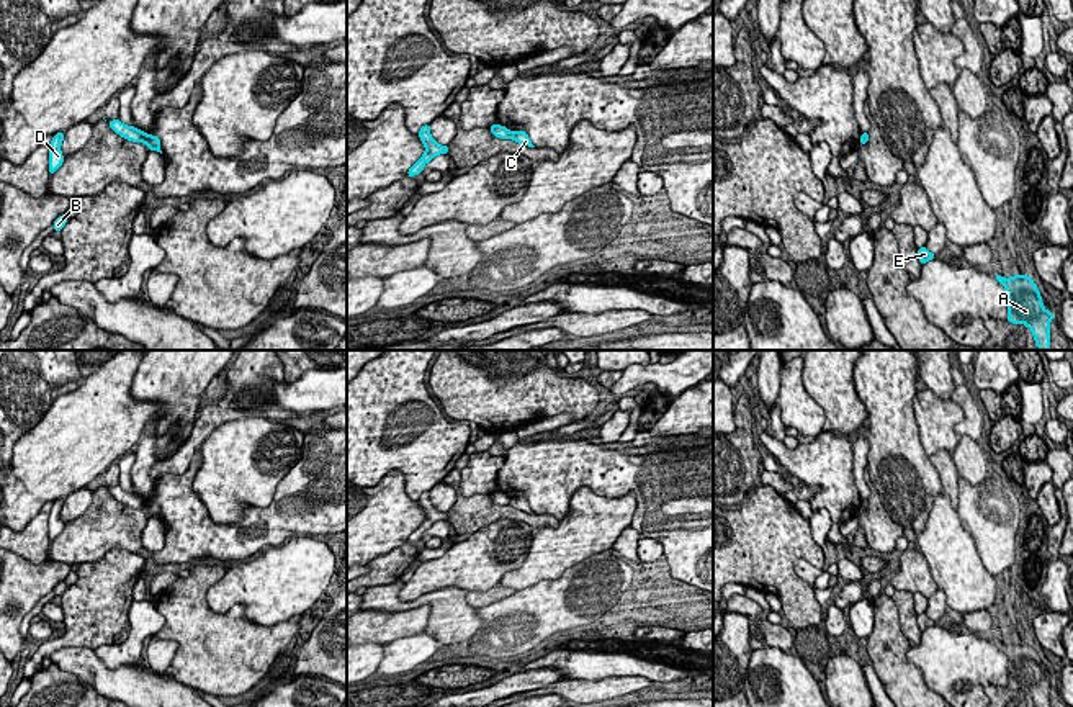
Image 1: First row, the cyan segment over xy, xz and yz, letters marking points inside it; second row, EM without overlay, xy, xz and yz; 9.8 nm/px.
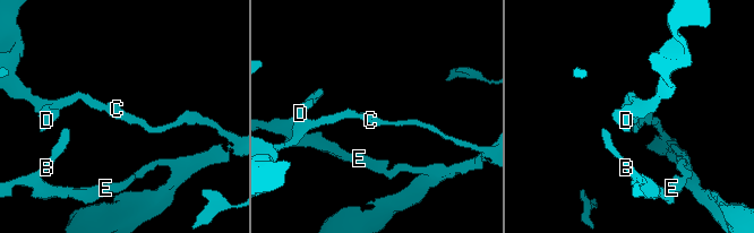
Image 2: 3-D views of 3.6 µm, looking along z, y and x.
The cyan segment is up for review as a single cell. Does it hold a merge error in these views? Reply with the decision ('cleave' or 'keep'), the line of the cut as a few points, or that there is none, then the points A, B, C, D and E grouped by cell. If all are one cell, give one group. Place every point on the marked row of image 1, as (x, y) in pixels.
cleave; cut in xy along (144, 135), (141, 141); A B C E / D

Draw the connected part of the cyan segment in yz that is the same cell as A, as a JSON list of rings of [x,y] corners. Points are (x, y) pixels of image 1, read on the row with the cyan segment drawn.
[[[994,273],[994,277],[1008,291],[1008,321],[1027,326],[1034,334],[1035,345],[1048,350],[1050,321],[1055,314],[1044,308],[1037,285],[1029,275],[1004,278]]]

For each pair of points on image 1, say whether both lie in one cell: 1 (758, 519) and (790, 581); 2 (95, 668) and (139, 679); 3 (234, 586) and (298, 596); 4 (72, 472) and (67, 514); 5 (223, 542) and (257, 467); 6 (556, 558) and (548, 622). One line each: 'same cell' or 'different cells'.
1: same cell
2: same cell
3: same cell
4: different cells
5: different cells
6: different cells

